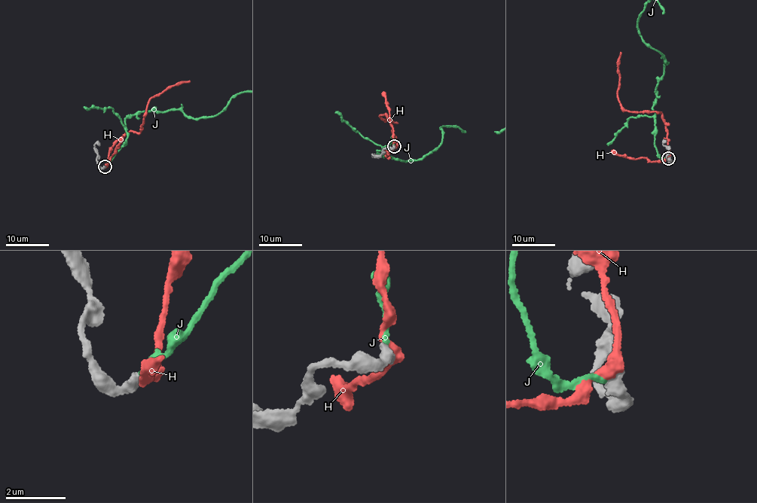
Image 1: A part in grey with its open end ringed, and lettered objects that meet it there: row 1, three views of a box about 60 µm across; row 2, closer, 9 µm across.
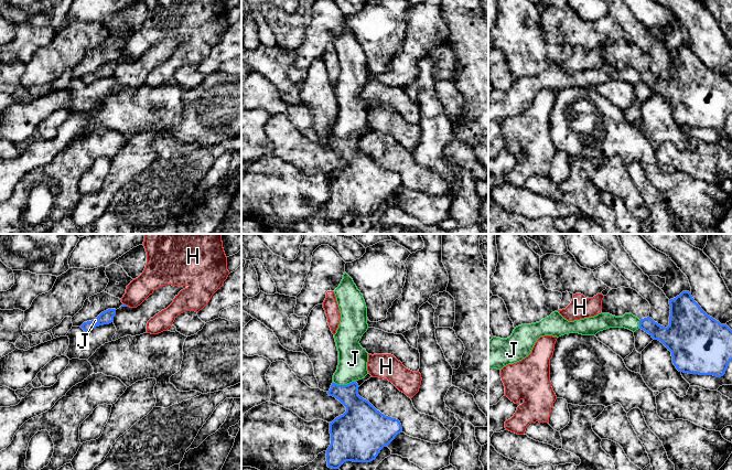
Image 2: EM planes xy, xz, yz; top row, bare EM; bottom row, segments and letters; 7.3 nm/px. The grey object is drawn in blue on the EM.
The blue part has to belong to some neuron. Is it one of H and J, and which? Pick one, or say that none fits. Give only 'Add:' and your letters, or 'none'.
Add: J

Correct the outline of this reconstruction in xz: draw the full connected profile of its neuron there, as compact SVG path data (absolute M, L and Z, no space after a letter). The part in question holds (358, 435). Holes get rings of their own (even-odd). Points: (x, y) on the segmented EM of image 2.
M346 273L334 293L341 313L340 324L334 334L338 351L338 365L327 394L338 399L346 407L346 412L330 423L331 445L326 450L326 461L329 468L340 469L346 461L370 462L375 460L380 450L388 446L402 431L402 428L398 419L385 416L358 395L359 386L356 382L368 374L368 353L359 344L363 334L368 329L367 308L363 295Z

